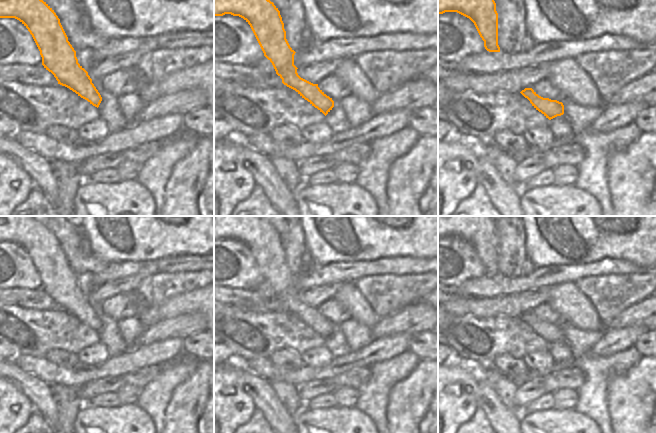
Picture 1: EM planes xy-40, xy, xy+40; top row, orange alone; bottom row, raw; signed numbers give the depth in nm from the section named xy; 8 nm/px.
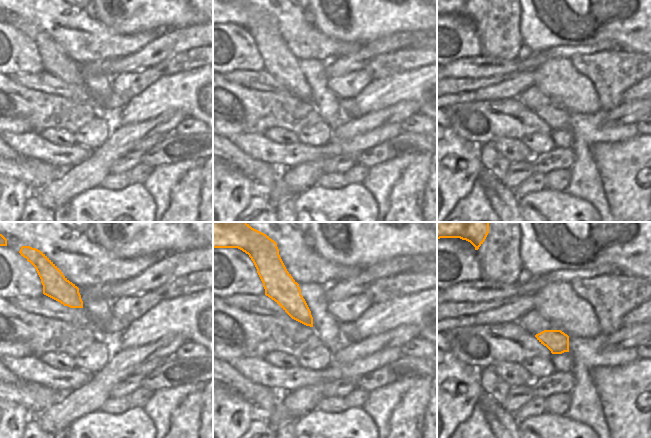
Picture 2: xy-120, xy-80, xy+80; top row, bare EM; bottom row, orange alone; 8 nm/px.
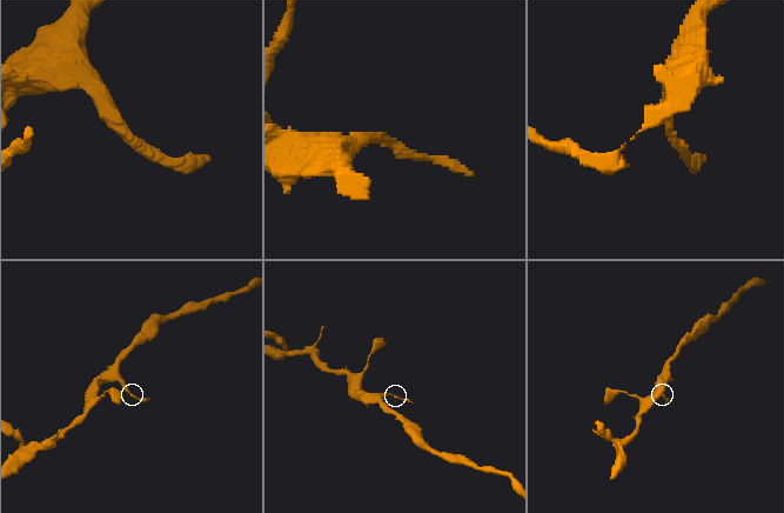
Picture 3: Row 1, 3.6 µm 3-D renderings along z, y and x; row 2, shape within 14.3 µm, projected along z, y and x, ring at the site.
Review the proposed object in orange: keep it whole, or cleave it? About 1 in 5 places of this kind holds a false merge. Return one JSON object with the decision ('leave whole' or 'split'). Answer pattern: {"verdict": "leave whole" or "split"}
{"verdict": "leave whole"}

